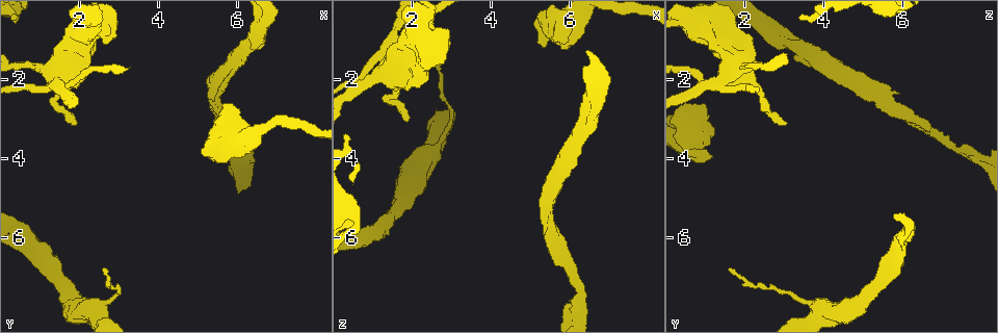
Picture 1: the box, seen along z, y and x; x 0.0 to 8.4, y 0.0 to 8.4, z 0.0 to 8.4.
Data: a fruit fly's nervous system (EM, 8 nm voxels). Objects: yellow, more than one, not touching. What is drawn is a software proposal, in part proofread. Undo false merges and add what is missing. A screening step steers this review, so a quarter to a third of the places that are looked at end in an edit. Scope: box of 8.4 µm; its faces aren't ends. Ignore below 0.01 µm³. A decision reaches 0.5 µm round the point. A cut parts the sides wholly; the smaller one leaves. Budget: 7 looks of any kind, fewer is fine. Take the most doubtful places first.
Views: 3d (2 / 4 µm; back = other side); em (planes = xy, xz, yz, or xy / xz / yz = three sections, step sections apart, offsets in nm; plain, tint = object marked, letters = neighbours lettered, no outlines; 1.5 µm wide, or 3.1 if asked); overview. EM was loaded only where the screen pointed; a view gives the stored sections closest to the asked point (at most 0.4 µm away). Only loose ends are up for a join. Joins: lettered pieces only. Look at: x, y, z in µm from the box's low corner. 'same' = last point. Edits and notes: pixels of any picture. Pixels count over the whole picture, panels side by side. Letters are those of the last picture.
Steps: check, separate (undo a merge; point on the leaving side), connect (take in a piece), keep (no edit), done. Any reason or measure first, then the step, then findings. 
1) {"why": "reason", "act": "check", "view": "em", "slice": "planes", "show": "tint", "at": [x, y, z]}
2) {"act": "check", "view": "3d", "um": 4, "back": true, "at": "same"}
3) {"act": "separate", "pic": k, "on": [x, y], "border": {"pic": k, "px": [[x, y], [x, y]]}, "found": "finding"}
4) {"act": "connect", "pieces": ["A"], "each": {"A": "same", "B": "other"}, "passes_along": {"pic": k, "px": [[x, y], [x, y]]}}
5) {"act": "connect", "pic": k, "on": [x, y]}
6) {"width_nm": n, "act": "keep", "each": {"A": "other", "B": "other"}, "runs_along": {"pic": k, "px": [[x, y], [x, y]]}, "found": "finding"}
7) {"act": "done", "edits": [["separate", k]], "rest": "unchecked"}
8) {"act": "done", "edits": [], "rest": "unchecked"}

{"why": "free end", "act": "check", "view": "3d", "um": 2, "at": [1.85, 3.10, 3.10]}

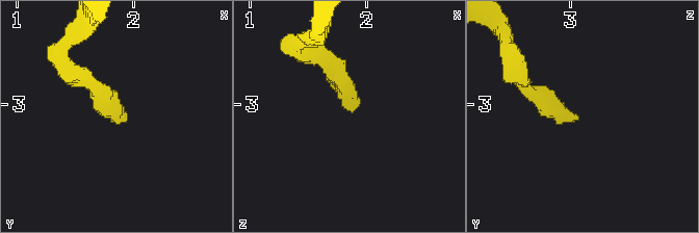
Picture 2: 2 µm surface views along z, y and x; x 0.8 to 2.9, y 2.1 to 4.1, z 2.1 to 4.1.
{"why": "shape alone is not enough", "act": "check", "view": "em", "slice": "planes", "show": "letters", "at": [1.90, 3.08, 3.06]}

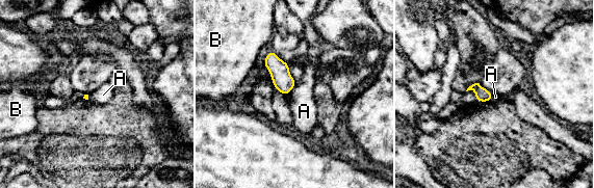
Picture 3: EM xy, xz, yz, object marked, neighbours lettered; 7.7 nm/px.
{"longest_contact_nm": ["A", 100], "act": "keep", "each": {"A": "other", "B": "other"}, "border": {"pic": 3, "px": [[296, 84], [288, 94]]}, "found": "none of them fits"}

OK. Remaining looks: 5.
{"act": "check", "view": "3d", "um": 4, "back": true, "at": [0.70, 6.00, 6.00]}

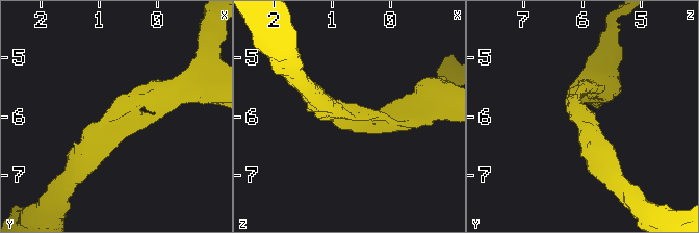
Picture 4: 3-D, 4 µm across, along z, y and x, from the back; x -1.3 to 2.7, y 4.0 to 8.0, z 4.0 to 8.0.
{"act": "check", "view": "em", "slice": "yz", "step": 8, "show": "tint", "at": [0.70, 6.00, 6.00]}

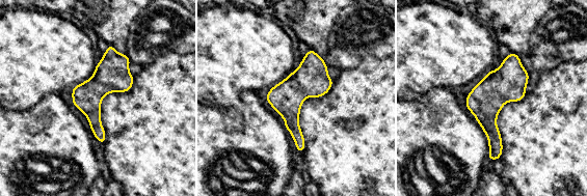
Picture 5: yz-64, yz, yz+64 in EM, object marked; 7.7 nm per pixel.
{"act": "check", "view": "em", "slice": "planes", "show": "letters", "at": "same"}

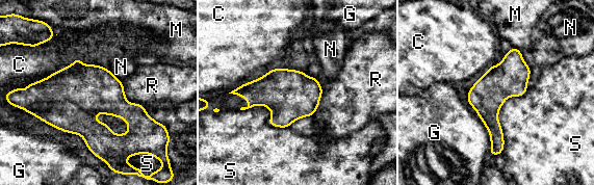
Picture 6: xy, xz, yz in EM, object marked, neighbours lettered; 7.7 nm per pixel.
{"width_nm": 280, "act": "keep", "each": {"C": "other", "G": "other", "M": "other", "N": "other", "R": "other", "S": "other"}, "border": {"pic": 6, "px": [[527, 88], [499, 110], [501, 153]]}, "found": "all the same cell"}

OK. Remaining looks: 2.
{"why": "branch stops here", "act": "check", "view": "3d", "um": 2, "at": [5.35, 3.90, 1.15]}

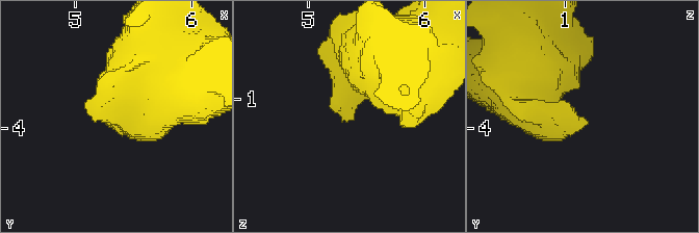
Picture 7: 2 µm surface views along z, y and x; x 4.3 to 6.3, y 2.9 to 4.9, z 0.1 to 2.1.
{"act": "check", "view": "em", "slice": "planes", "show": "letters", "at": [5.32, 3.94, 1.16]}

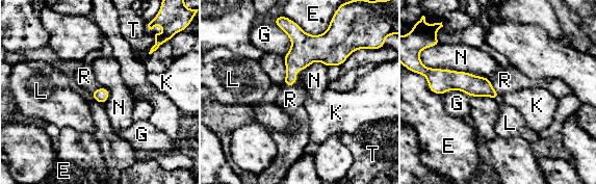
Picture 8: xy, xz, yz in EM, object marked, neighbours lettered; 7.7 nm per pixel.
{"act": "connect", "pieces": ["R"], "each": {"E": "other", "G": "other", "K": "other", "L": "other", "N": "other", "R": "same", "T": "other"}, "passes_along": {"pic": 8, "px": [[472, 85], [493, 88], [504, 80]]}, "found": "it goes on there"}

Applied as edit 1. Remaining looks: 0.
{"act": "done", "edits": [["connect", 8]], "rest": "unchecked"}

